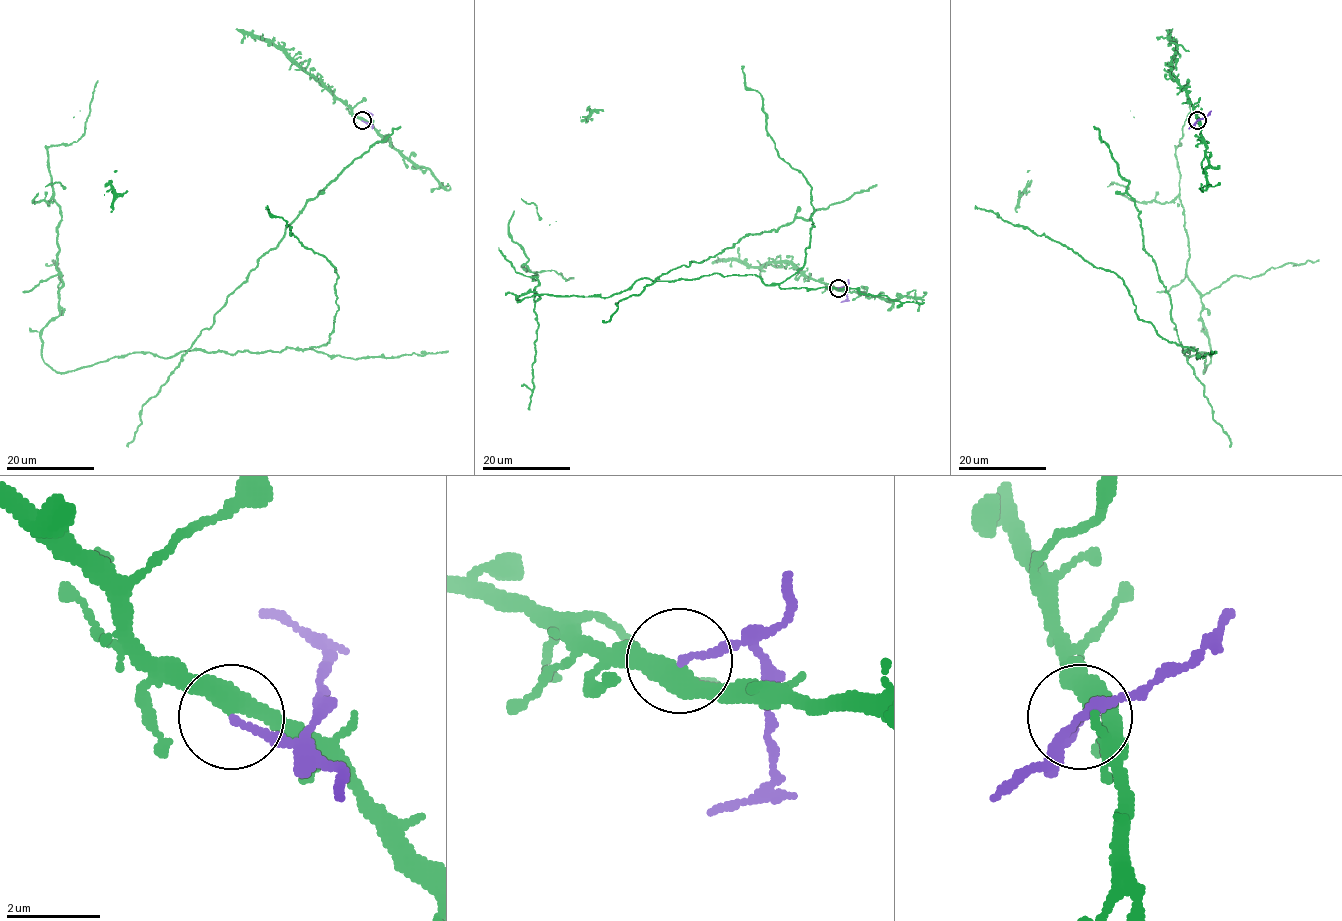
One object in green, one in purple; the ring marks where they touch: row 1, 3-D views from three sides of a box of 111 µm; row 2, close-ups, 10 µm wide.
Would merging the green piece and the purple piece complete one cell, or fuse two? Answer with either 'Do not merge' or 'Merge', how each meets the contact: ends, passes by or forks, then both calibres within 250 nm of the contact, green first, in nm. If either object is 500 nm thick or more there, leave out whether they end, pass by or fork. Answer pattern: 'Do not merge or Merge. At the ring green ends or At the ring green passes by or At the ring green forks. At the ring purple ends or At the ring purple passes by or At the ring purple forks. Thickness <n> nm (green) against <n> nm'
Do not merge. At the ring green passes by. At the ring purple ends. Thickness 400 nm (green) against 150 nm

